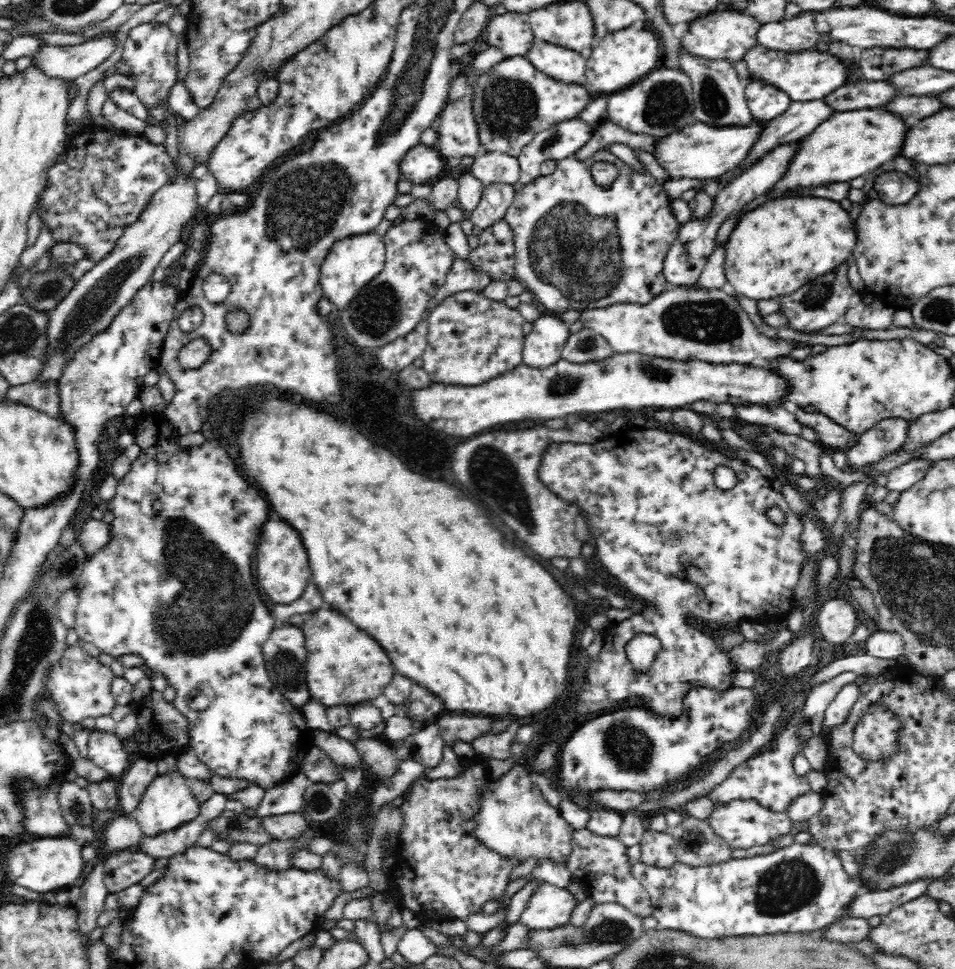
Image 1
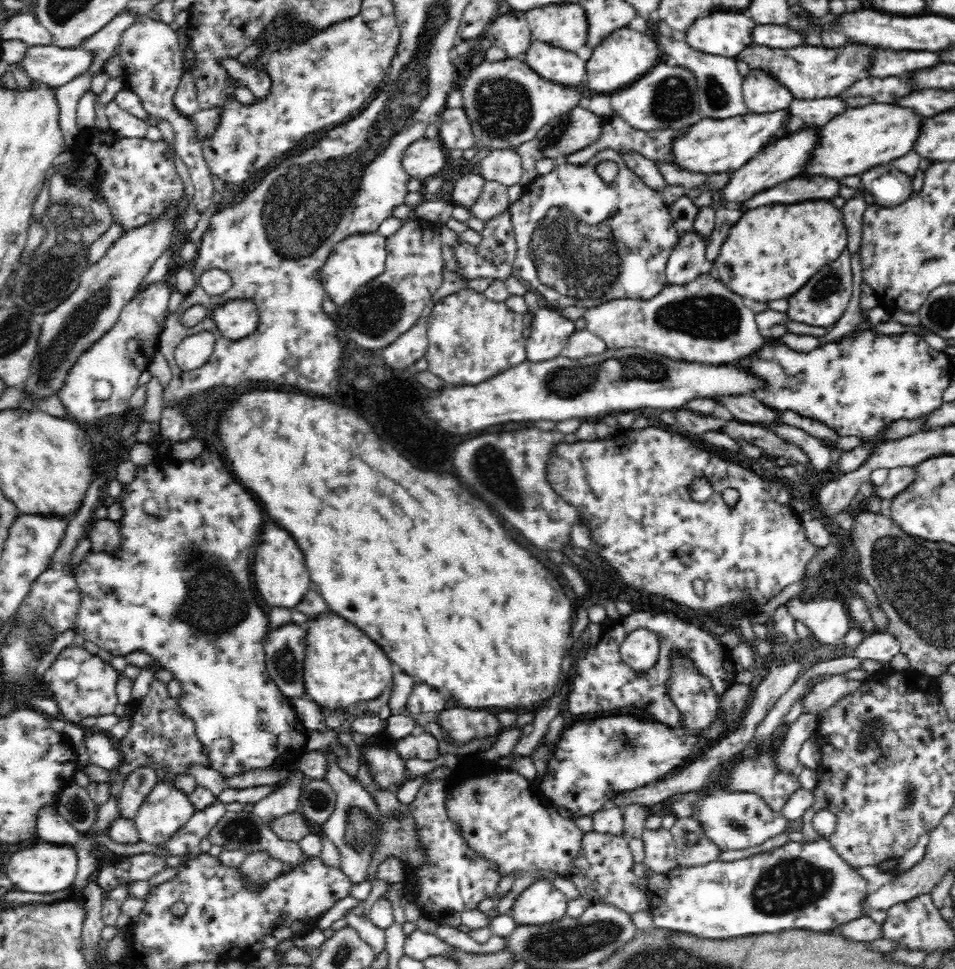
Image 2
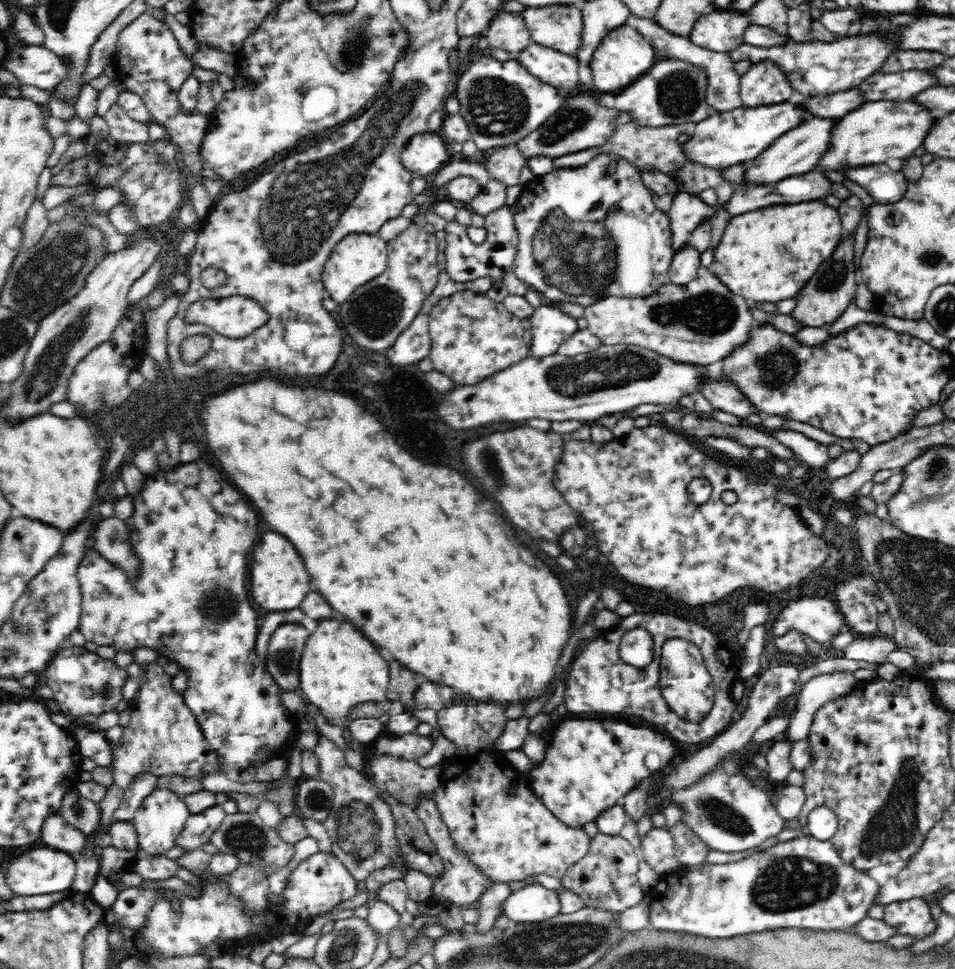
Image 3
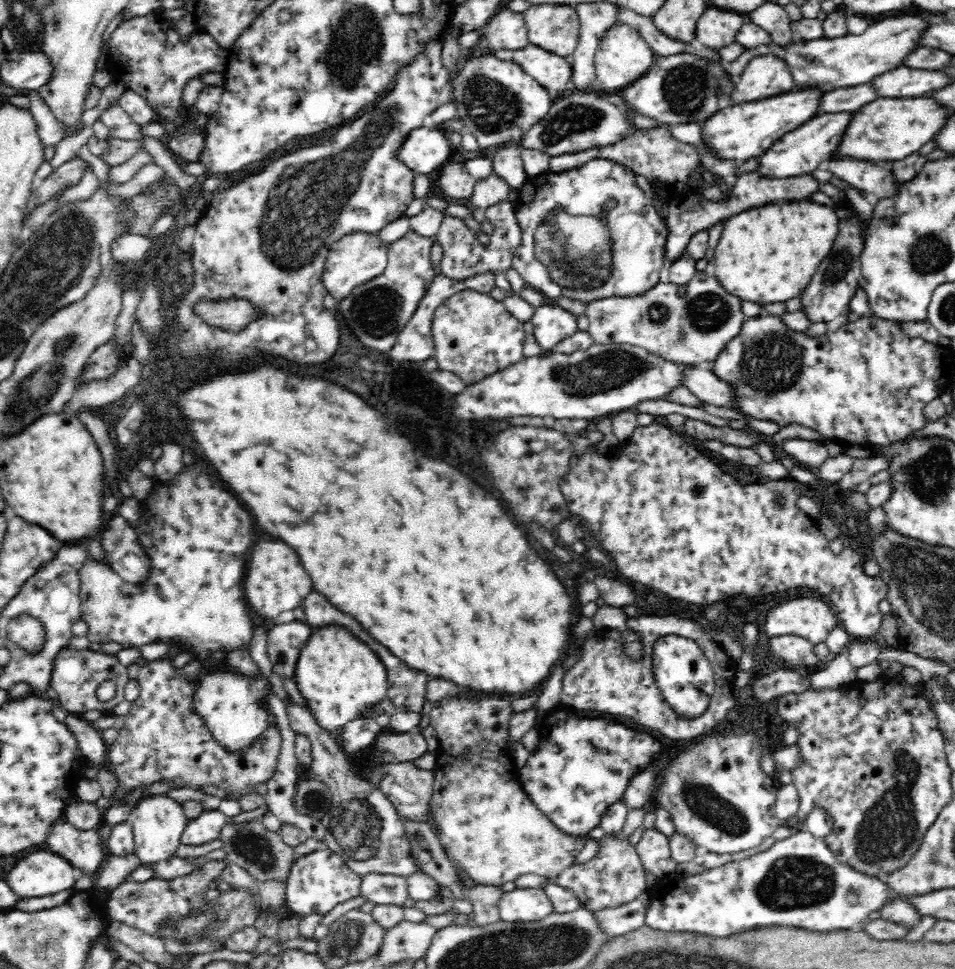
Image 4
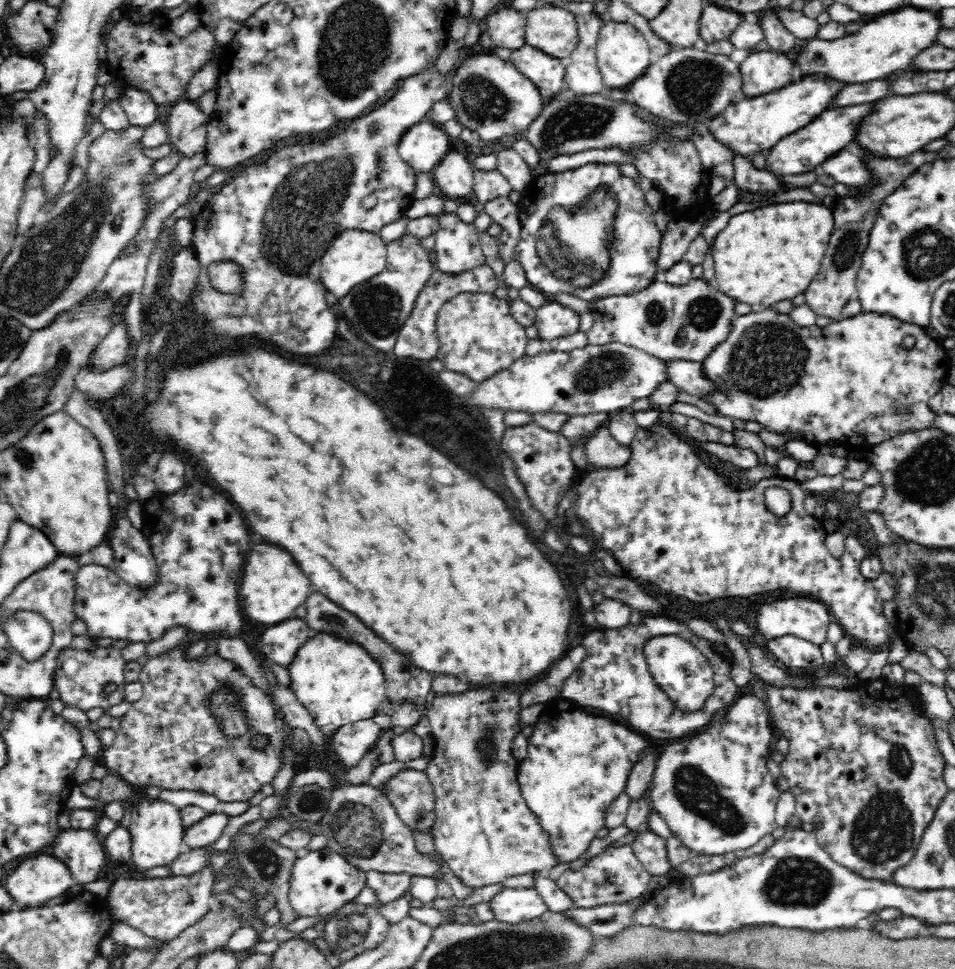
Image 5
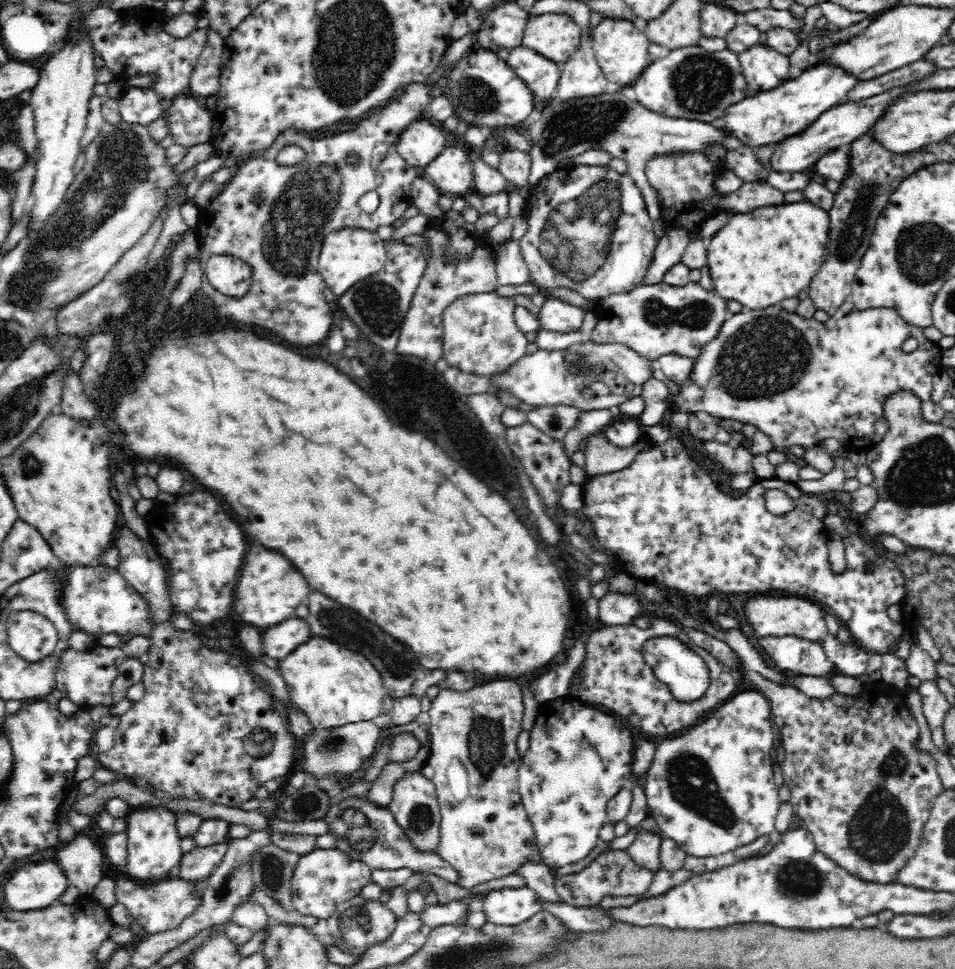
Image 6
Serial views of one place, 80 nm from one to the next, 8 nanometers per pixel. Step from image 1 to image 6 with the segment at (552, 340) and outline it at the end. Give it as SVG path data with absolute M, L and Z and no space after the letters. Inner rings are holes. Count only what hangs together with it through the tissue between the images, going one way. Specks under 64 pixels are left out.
M544 293L538 316L539 327L567 333L578 331L584 322L584 315L585 310L580 306Z

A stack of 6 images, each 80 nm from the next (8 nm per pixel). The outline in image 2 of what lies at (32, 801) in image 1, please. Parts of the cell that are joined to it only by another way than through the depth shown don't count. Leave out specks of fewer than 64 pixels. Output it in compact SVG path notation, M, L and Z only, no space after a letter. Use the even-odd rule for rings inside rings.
M48 806L40 812L36 832L43 842L70 848L75 848L83 838L78 829L57 813L55 806Z

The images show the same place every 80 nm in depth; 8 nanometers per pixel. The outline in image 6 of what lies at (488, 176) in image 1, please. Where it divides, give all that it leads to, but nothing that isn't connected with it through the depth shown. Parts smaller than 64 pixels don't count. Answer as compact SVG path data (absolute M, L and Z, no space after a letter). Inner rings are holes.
M506 147L500 154L498 170L506 182L522 188L528 185L531 160L530 152Z

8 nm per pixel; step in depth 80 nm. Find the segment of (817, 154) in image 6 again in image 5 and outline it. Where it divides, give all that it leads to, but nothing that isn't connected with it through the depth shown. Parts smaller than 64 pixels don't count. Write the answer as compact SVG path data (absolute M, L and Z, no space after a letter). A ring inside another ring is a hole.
M868 102L856 106L833 107L812 120L806 128L785 136L766 153L766 168L774 176L786 174L804 174L818 170L821 162L839 150L851 148L854 138L858 136L858 128L864 119L875 114L877 102Z

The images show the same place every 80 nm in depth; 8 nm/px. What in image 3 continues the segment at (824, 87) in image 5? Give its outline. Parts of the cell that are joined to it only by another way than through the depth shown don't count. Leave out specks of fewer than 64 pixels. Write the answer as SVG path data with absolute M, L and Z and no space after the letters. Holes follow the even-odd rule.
M792 99L777 101L776 104L762 104L749 108L740 106L730 112L719 112L708 119L691 126L692 140L688 140L684 149L690 155L690 162L699 163L707 168L722 171L734 164L749 164L772 143L802 124L809 118L808 109Z

